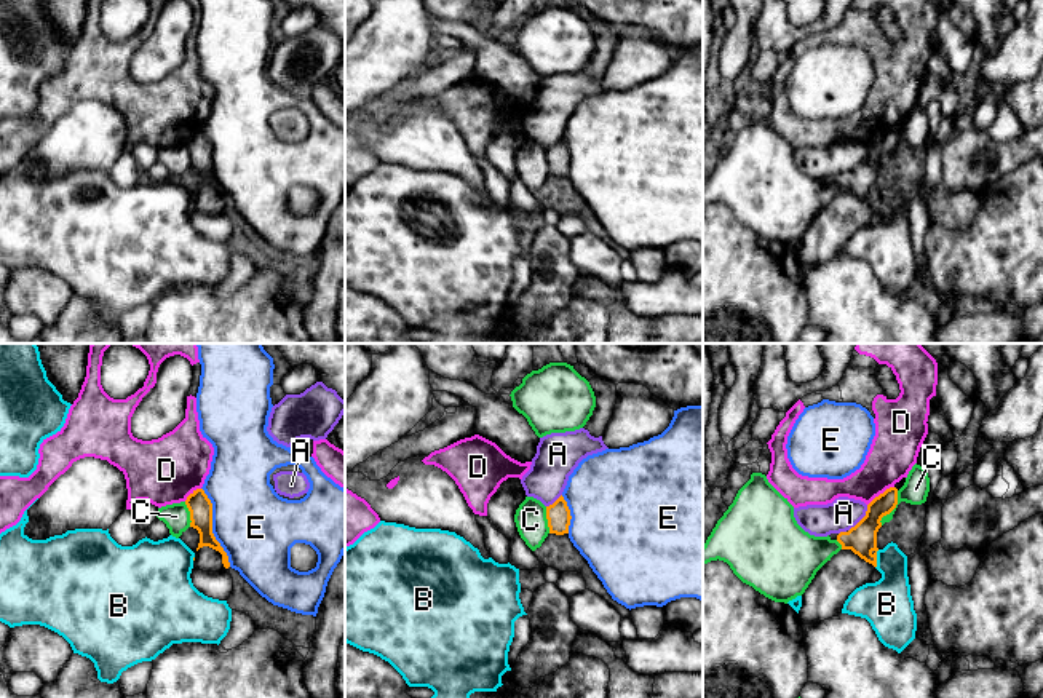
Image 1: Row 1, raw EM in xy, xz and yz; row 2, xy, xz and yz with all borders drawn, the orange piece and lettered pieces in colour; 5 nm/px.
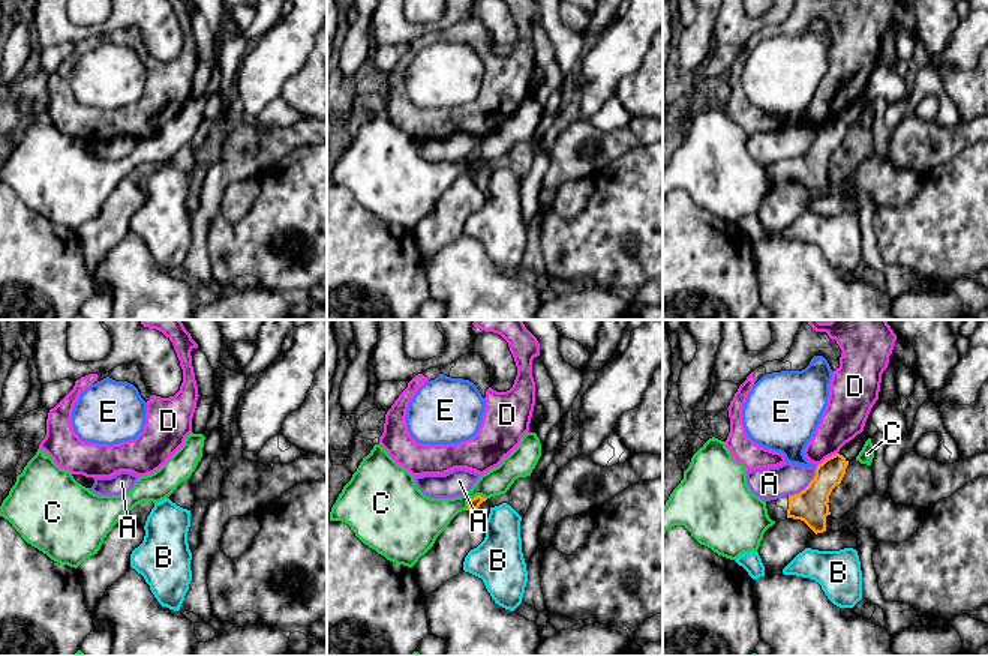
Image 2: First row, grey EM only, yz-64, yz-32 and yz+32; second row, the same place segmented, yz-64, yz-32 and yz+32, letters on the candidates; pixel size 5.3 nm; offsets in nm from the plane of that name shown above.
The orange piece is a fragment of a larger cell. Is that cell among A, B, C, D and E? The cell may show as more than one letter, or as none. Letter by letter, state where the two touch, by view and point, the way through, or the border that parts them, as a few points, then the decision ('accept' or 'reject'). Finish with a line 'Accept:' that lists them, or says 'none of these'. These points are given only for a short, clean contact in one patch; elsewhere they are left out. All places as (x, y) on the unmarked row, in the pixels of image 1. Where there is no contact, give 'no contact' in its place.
A: contact yz (863, 160); border yz (868, 147), (866, 155), (848, 173); reject
B: contact yz (876, 202); border yz (879, 192), (876, 210); reject
C: contact yz (893, 150); border yz (898, 133), (898, 146), (882, 160), (880, 166); reject
D: contact yz (880, 136); border yz (893, 128), (887, 130), (868, 147); reject
E: contact xy (211, 170); reject
Accept: none of these

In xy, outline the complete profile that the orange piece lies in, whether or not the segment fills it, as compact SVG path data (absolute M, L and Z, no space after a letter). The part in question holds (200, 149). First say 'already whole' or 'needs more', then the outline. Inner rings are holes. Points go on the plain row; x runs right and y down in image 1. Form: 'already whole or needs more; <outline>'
needs more; M193 133L187 139L185 147L190 153L190 169L200 176L193 209L203 214L222 214L228 211L228 198L212 176L212 145L204 133Z

